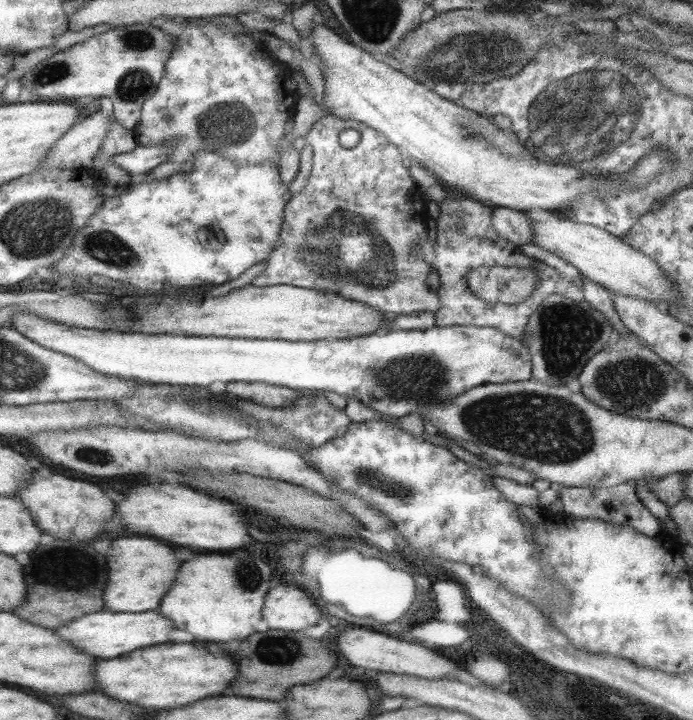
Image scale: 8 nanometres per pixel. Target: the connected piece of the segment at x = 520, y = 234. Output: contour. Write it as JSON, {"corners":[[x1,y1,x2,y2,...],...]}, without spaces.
{"corners":[[498,207,492,213,492,228,498,236,518,244,520,248,529,248,532,242,533,219,526,211,514,210,512,208]]}

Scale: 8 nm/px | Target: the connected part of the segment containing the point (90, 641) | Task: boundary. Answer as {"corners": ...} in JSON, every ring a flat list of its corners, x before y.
{"corners":[[110,609,93,612,70,621,67,625,58,628,60,636,64,636,68,642,78,646,82,652,88,652,92,656,103,659,122,657,122,654,134,652,138,648,146,648,152,644,164,644,170,642,170,632,179,630,176,620,158,611,150,612,114,612]]}

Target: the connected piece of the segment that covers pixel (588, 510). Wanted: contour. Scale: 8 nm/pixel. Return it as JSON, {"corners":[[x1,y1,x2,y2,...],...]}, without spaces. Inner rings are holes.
{"corners":[[631,482,604,488,563,487,560,491,560,499,565,514,582,519,600,519,617,525,628,525,648,537,663,535,658,517,640,501,635,484]]}

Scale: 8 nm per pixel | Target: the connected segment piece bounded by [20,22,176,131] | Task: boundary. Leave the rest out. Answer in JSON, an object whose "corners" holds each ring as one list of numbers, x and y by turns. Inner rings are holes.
{"corners":[[159,22,152,25,137,23,130,27,114,26,40,62,20,80,24,82,22,88,28,88,44,98,111,97,117,120,124,127,136,131,143,119,144,105,158,92,164,80,174,48,174,35,160,29]]}

